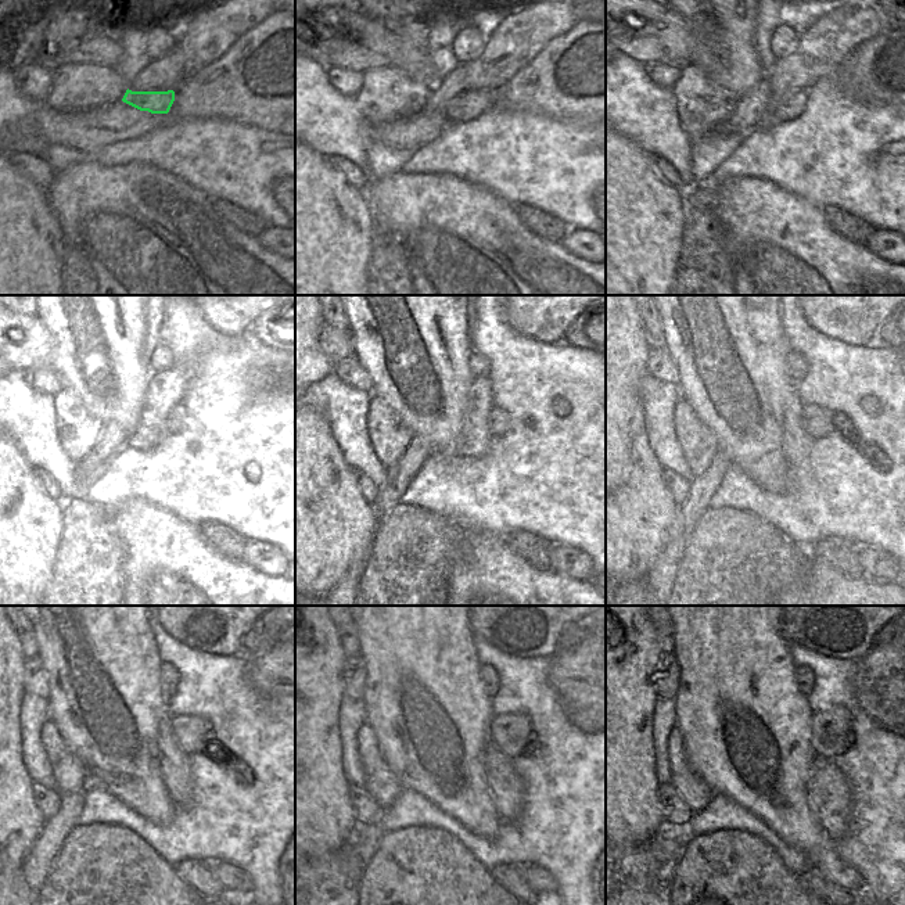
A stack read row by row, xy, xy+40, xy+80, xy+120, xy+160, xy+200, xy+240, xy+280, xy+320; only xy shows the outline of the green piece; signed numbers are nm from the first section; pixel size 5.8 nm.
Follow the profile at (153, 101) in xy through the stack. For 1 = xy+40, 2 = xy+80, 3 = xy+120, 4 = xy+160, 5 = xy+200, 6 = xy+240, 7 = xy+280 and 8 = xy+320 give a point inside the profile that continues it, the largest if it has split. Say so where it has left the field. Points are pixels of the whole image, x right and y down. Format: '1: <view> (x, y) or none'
1: xy+40 (469, 106)
2: xy+80 (792, 108)
3: xy+120 (176, 416)
4: xy+160 (498, 423)
5: xy+200 (816, 422)
6: xy+240 (191, 732)
7: xy+280 (510, 733)
8: xy+320 (832, 735)

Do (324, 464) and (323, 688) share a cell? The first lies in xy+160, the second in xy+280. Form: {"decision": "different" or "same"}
{"decision": "same"}

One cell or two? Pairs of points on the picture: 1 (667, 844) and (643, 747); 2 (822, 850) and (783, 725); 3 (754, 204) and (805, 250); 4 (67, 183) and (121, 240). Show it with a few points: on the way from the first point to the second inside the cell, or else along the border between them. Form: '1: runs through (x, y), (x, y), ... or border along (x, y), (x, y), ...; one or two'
1: border along (664, 825), (635, 846); two
2: runs through (792, 819), (789, 801), (783, 796), (783, 756); one
3: runs through (761, 219), (790, 248); one
4: runs through (81, 197), (110, 226); one

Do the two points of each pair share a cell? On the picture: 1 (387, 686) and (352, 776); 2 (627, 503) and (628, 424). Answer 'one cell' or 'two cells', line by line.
1: two cells
2: one cell

